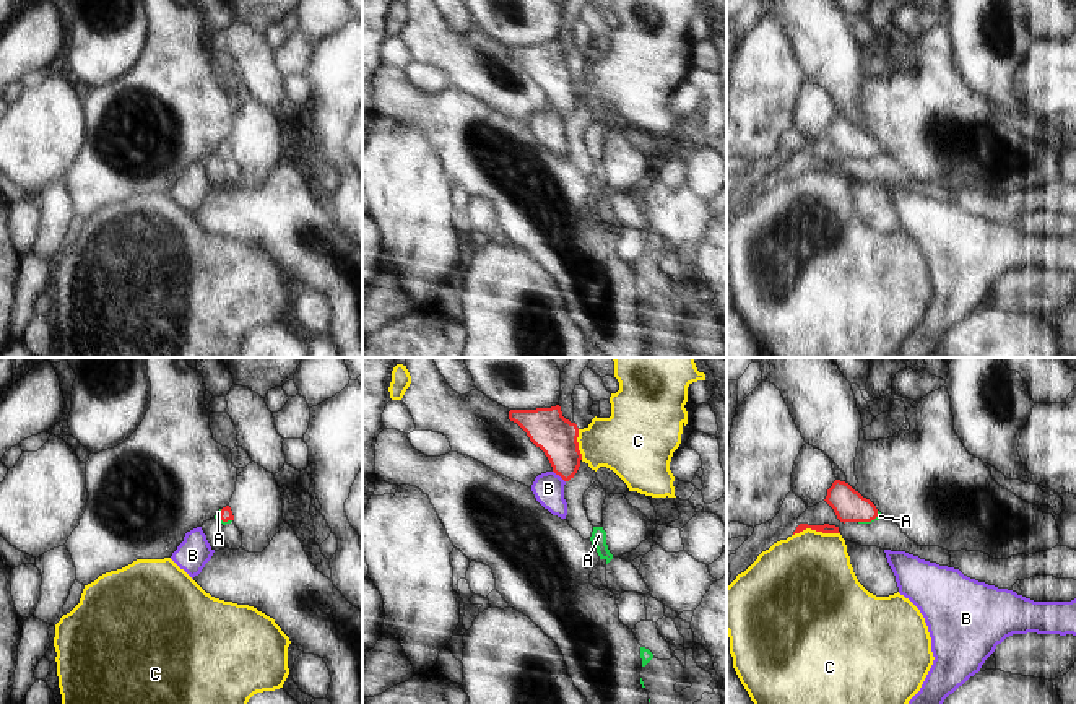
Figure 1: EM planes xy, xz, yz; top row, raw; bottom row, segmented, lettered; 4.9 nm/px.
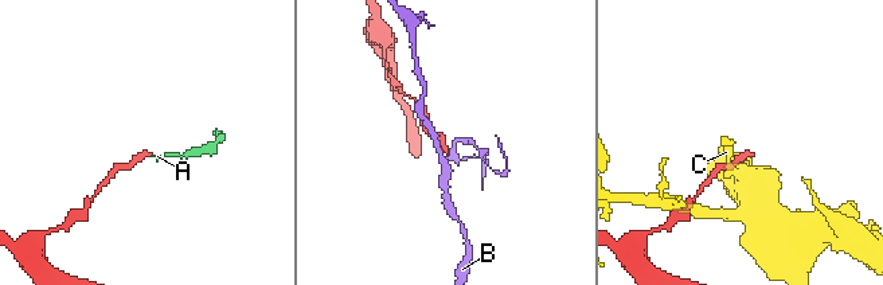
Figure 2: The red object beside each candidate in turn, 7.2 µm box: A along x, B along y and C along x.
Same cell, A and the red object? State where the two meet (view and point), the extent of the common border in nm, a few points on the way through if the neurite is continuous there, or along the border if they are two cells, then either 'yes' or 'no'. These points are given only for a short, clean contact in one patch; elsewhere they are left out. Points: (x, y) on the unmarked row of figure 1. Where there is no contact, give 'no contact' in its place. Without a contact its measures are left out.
contact yz (870, 156); length 120 nm; way yz (850, 142), (857, 143), (870, 156), (880, 152); yes

